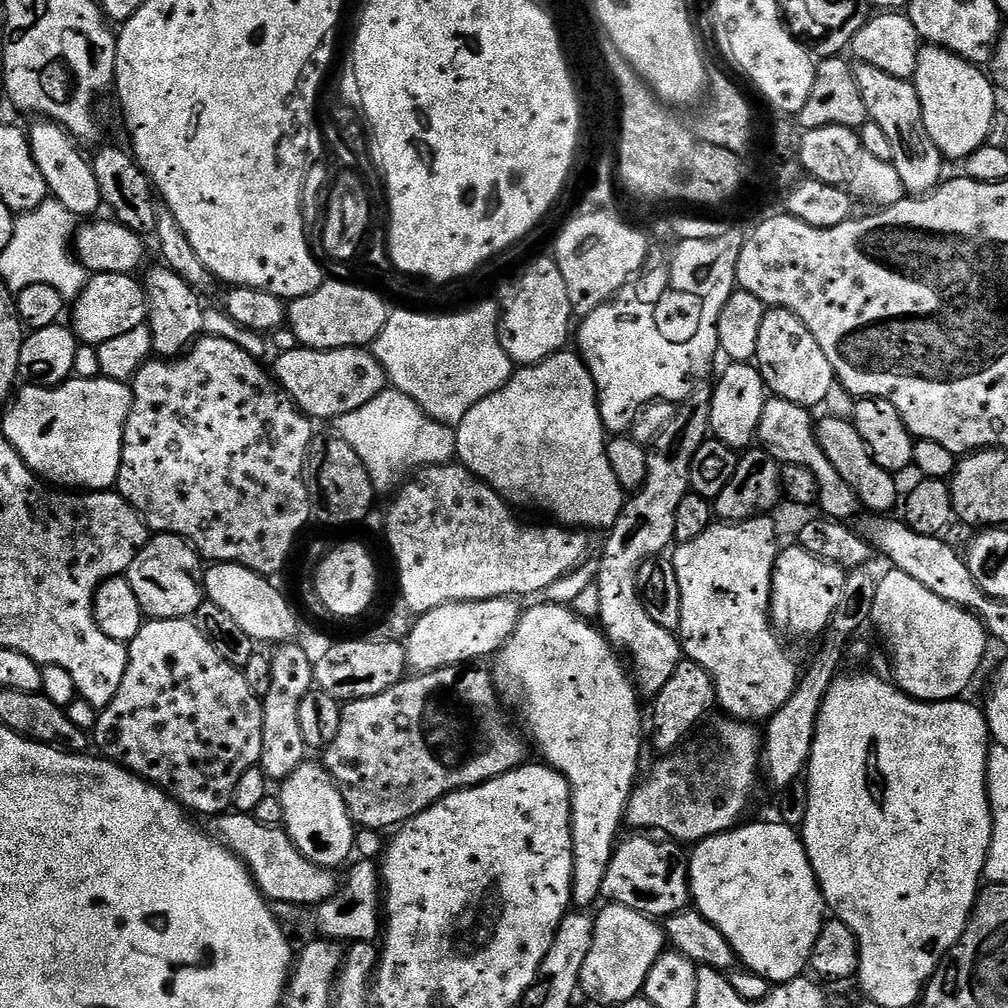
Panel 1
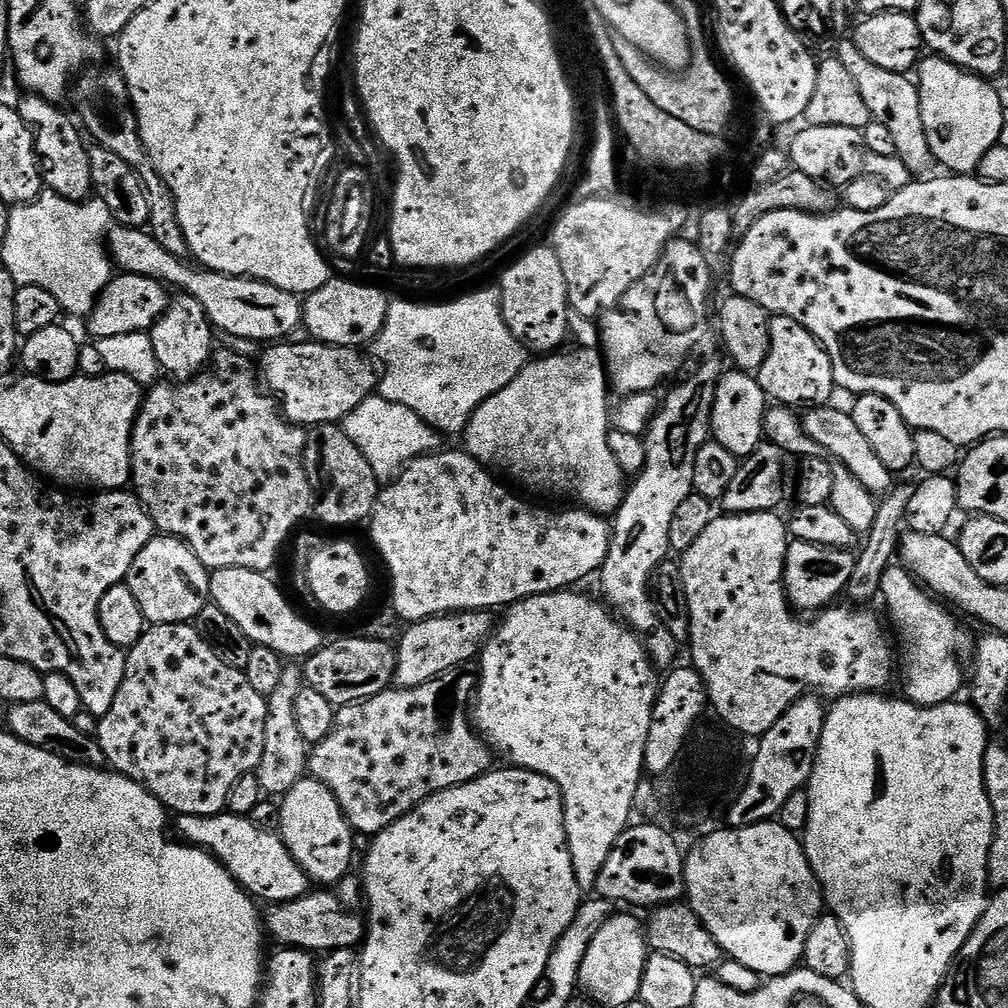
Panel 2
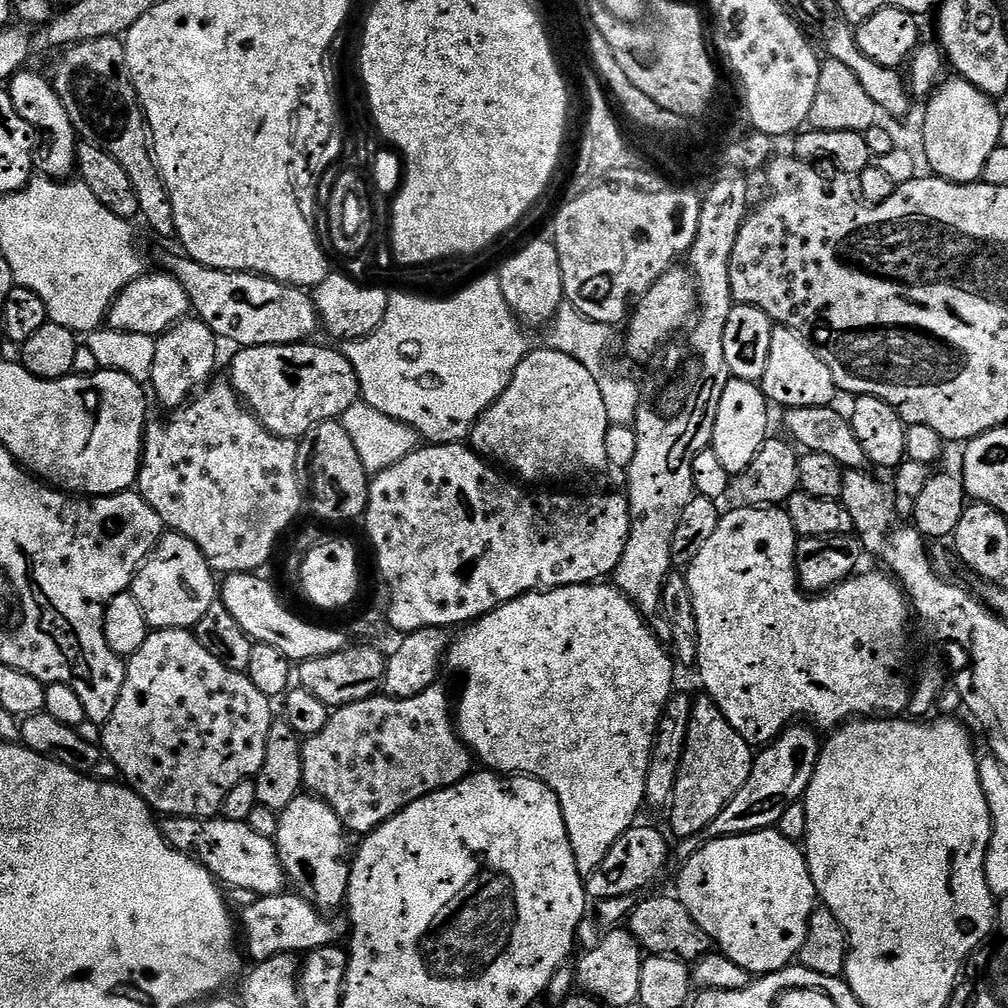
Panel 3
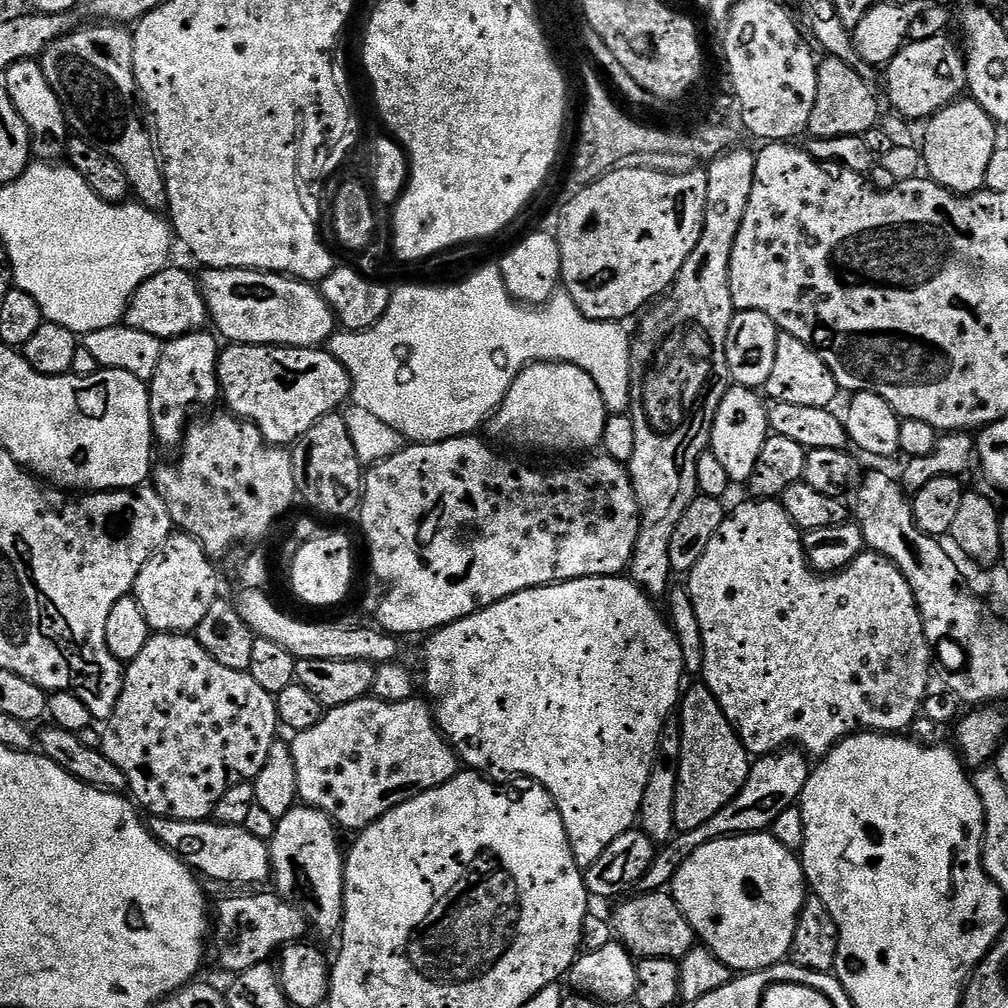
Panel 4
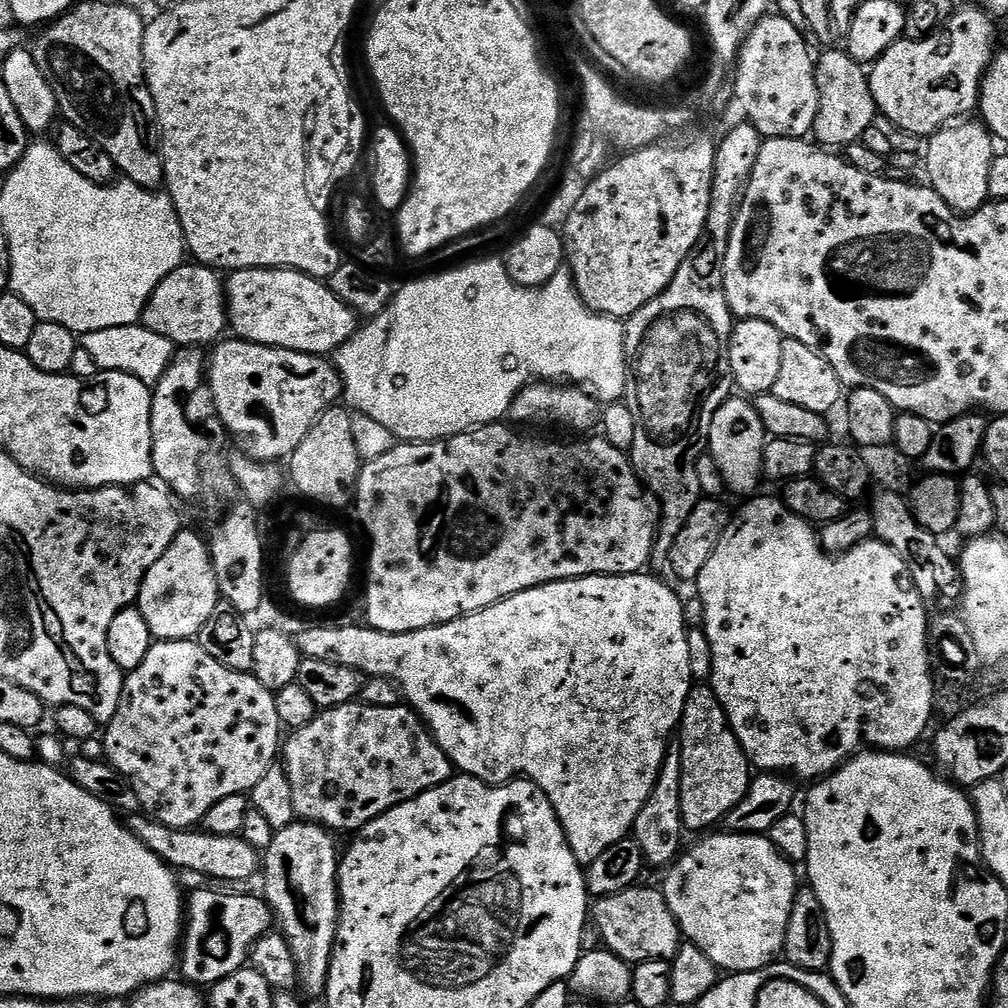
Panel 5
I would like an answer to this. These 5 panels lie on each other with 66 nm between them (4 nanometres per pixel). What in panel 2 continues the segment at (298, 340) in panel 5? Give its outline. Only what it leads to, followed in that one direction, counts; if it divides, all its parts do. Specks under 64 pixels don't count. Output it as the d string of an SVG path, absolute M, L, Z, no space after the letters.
M109 227L106 247L109 257L121 273L149 276L165 286L173 284L185 296L198 298L213 329L217 333L225 332L225 337L280 342L291 337L288 335L295 328L301 327L302 300L296 293L278 290L278 286L270 286L246 276L227 276L195 263L187 264L187 259L162 250L162 246L154 242L151 232L144 228Z

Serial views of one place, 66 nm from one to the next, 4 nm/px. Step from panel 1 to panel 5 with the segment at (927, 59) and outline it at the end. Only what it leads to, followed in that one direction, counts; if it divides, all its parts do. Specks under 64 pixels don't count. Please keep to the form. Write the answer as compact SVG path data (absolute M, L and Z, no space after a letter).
M953 122L927 137L928 153L922 156L923 163L924 160L928 163L927 183L955 212L961 214L976 212L989 203L990 162L994 155L994 137L983 123L964 123L968 122Z

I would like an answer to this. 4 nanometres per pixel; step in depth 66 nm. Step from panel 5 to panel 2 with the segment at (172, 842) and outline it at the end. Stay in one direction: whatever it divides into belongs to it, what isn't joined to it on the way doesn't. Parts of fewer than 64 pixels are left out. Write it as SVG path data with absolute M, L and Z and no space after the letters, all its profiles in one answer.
M227 810L218 816L176 816L174 828L180 831L183 843L212 853L249 896L260 902L265 900L265 905L285 904L310 891L308 875L294 862L284 839L276 832L262 830L249 817L235 816Z

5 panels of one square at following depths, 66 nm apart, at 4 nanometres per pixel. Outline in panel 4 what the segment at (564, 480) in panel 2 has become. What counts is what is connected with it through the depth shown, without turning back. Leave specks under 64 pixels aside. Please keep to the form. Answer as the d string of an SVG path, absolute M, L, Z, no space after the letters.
M529 364L518 374L518 378L514 378L506 398L491 417L490 428L502 439L509 440L520 448L533 448L536 452L588 454L601 447L600 439L609 415L594 378L590 378L586 370L573 364Z

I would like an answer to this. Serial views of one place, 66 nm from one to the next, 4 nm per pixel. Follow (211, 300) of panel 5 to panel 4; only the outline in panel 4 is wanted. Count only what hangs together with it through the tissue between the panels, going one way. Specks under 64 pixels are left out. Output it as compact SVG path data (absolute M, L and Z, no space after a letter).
M163 268L161 272L154 274L154 278L138 286L134 298L130 298L128 308L124 311L123 323L134 330L142 330L142 334L154 334L154 338L161 342L201 331L209 323L209 319L199 279L195 275L191 276L184 268Z

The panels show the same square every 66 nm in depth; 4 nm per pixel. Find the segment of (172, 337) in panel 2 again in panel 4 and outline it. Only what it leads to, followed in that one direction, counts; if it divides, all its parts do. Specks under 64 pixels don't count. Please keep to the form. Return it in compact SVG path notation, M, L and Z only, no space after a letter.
M201 330L163 341L163 346L162 358L158 358L158 370L154 370L148 384L150 422L155 443L159 447L161 444L164 448L175 449L184 439L184 429L188 427L193 415L192 408L212 404L221 395L222 344L211 331Z

